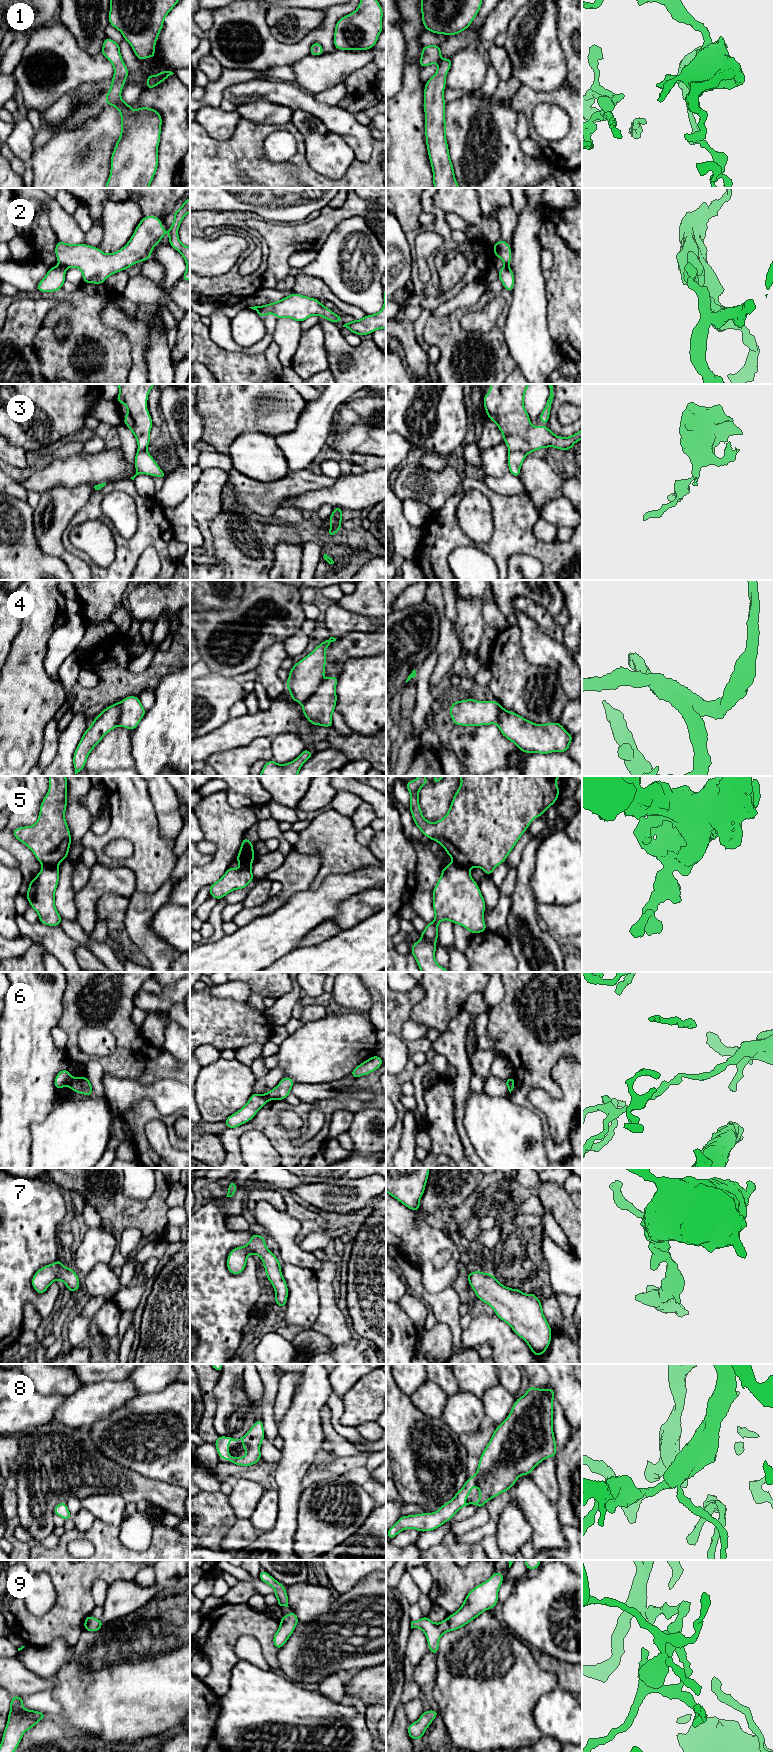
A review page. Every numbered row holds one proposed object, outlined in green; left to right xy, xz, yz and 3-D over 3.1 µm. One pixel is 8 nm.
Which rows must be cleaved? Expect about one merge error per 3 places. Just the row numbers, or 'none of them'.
2, 3, 5, 6

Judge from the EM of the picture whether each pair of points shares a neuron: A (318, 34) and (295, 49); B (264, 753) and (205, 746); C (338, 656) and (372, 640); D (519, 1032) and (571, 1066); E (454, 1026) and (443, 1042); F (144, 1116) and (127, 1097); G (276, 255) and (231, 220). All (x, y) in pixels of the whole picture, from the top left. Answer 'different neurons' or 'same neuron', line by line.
A: same neuron
B: different neurons
C: same neuron
D: different neurons
E: same neuron
F: different neurons
G: different neurons

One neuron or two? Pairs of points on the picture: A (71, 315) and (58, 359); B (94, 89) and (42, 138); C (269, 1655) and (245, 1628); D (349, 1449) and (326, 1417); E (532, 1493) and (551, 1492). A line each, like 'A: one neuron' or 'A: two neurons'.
A: one neuron
B: one neuron
C: one neuron
D: one neuron
E: two neurons

